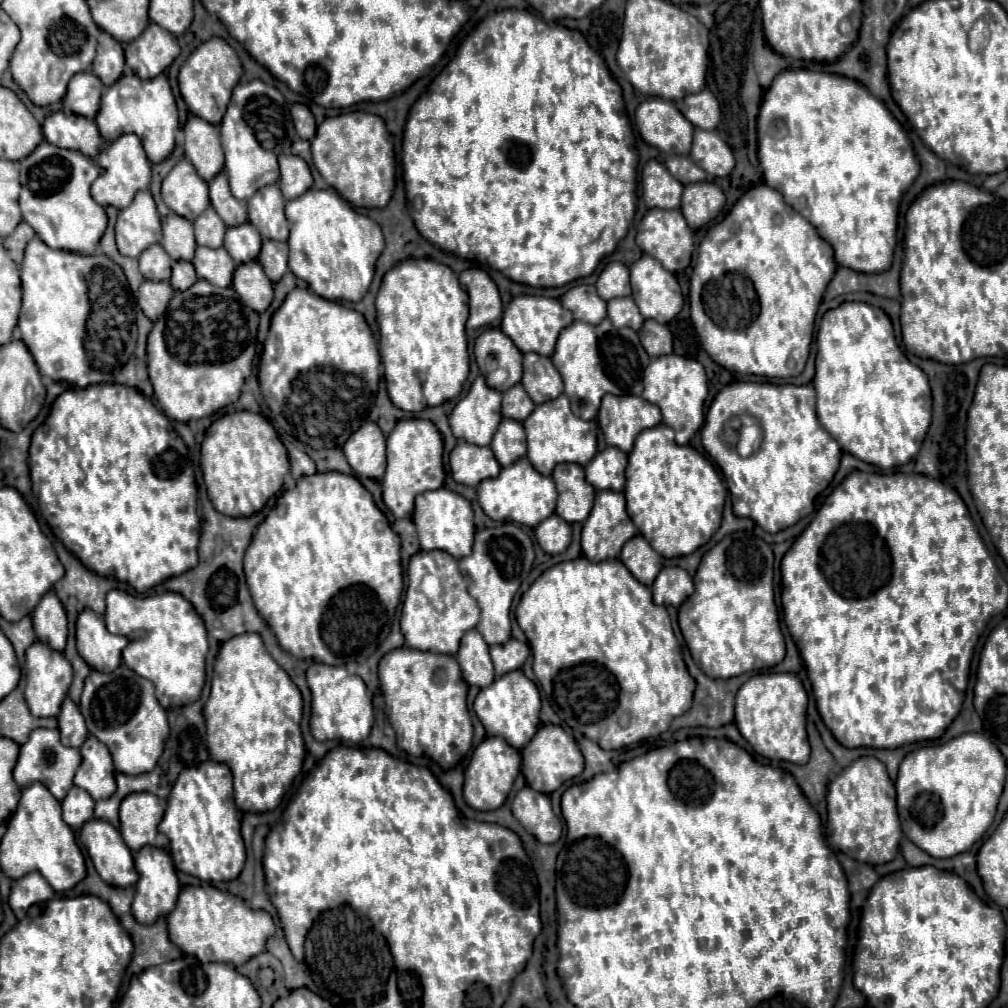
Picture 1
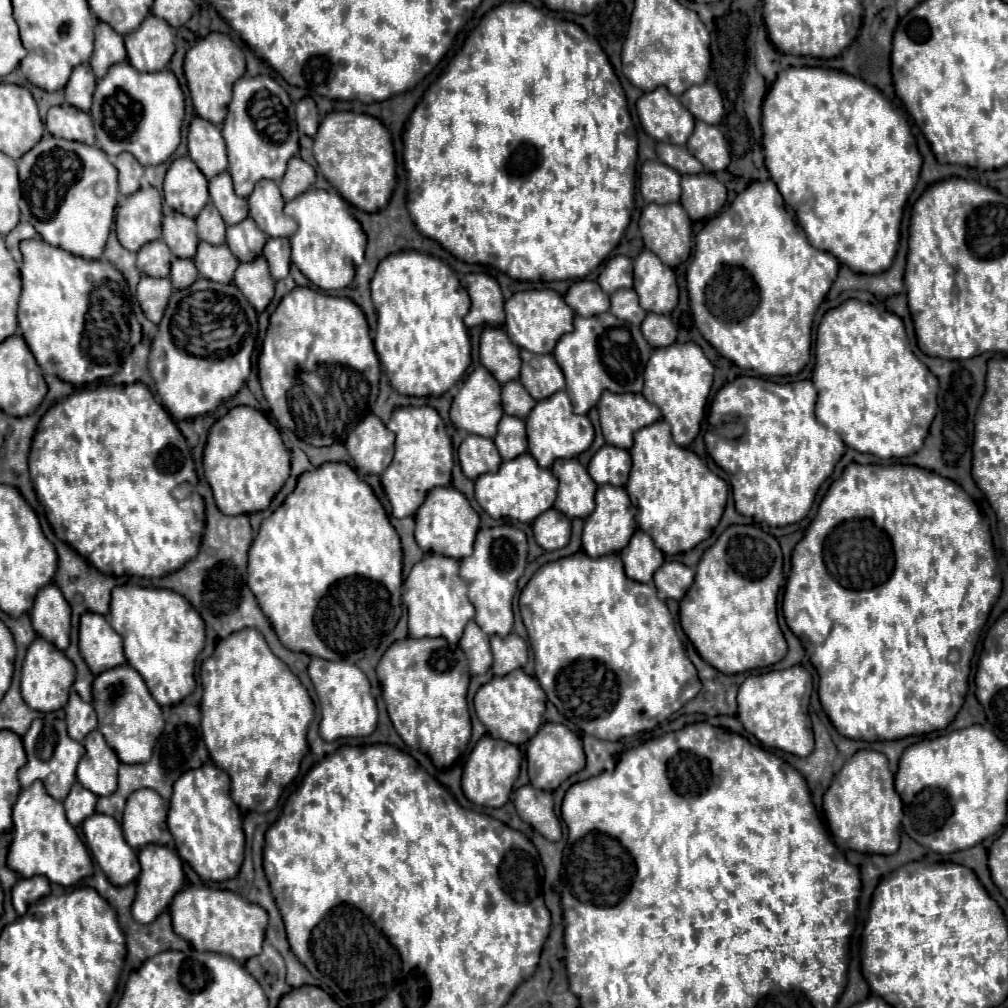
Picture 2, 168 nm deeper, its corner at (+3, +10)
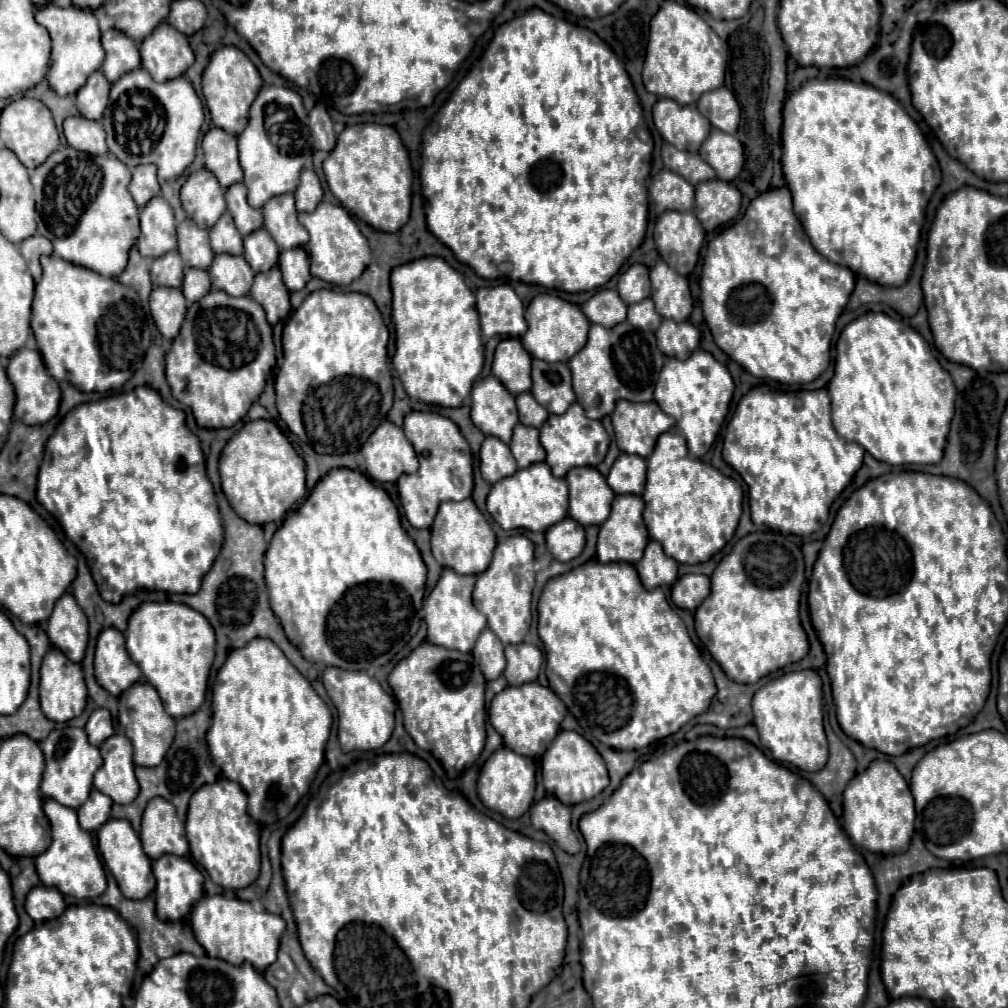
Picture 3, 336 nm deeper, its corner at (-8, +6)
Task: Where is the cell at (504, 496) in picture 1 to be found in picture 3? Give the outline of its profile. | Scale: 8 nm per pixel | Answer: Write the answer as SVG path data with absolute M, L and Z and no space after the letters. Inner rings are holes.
M537 462L495 482L487 496L487 512L505 530L525 528L533 532L545 532L549 526L567 516L567 498L565 478L555 478L545 462Z

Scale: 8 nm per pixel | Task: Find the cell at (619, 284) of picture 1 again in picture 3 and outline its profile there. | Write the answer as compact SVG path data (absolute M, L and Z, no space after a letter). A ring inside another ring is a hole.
M631 264L617 282L617 292L623 298L623 302L633 304L649 296L651 284L649 284L649 268L643 264Z

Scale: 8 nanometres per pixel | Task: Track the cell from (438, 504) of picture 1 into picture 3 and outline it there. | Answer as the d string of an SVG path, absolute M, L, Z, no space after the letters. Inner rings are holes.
M471 498L463 502L443 502L443 506L439 506L439 512L431 526L431 552L443 568L453 568L459 574L479 574L487 570L493 548L495 532Z

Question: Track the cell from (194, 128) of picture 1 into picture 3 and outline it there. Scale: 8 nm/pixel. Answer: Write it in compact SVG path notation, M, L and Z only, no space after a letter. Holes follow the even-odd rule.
M211 128L203 136L203 154L205 154L205 168L215 174L223 188L241 182L243 170L237 158L237 138L221 128Z

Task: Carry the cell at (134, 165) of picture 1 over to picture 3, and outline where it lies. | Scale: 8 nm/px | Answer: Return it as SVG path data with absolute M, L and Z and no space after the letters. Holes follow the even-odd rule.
M151 164L135 166L133 168L133 180L129 184L129 192L137 206L145 206L153 196L159 194L159 182L157 182L157 168Z

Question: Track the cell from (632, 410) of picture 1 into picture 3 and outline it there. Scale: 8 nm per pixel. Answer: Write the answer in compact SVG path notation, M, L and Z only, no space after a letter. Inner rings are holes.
M619 400L611 420L619 450L627 454L639 454L641 458L651 454L659 434L675 426L675 418L663 414L657 402Z

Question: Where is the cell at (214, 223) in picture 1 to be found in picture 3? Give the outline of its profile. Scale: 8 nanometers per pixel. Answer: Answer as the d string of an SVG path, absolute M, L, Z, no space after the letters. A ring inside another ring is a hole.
M225 212L219 218L219 222L215 222L215 226L209 228L209 238L211 238L211 248L215 254L221 254L221 252L243 254L243 240L229 212Z

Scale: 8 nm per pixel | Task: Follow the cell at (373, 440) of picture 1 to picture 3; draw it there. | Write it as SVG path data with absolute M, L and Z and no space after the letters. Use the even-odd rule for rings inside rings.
M383 422L361 446L367 474L377 482L395 482L401 474L417 470L417 456L403 430Z

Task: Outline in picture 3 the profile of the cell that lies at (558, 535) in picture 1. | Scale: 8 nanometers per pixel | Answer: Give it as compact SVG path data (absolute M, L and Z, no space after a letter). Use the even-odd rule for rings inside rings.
M571 516L551 526L551 530L545 532L545 538L547 538L547 550L559 562L573 560L575 556L581 554L585 546L585 530Z

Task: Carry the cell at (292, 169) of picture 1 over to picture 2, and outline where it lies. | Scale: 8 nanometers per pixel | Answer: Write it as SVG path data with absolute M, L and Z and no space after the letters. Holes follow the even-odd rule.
M300 156L290 158L288 162L288 170L284 174L284 178L280 180L280 192L284 196L284 200L294 200L296 196L304 194L316 180L314 168L310 164L306 164Z

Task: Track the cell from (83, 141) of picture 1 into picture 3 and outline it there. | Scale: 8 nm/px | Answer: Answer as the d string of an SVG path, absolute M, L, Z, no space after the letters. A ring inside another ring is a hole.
M83 116L65 118L63 132L65 132L67 144L75 150L89 152L89 154L107 154L105 130L101 122L87 120Z

